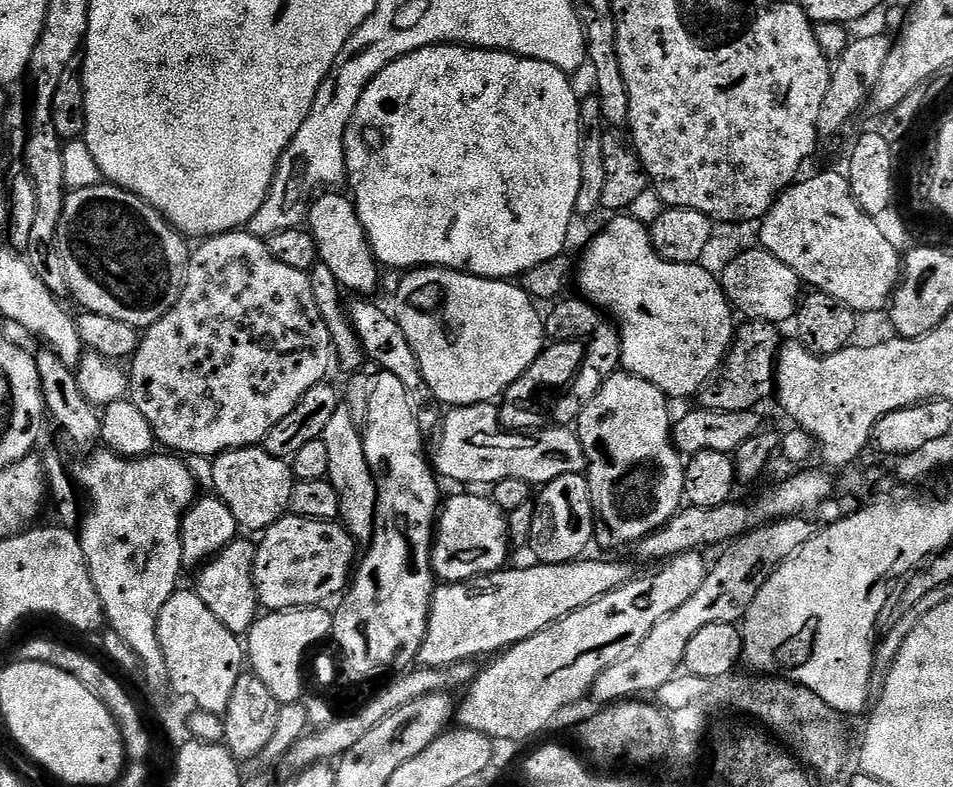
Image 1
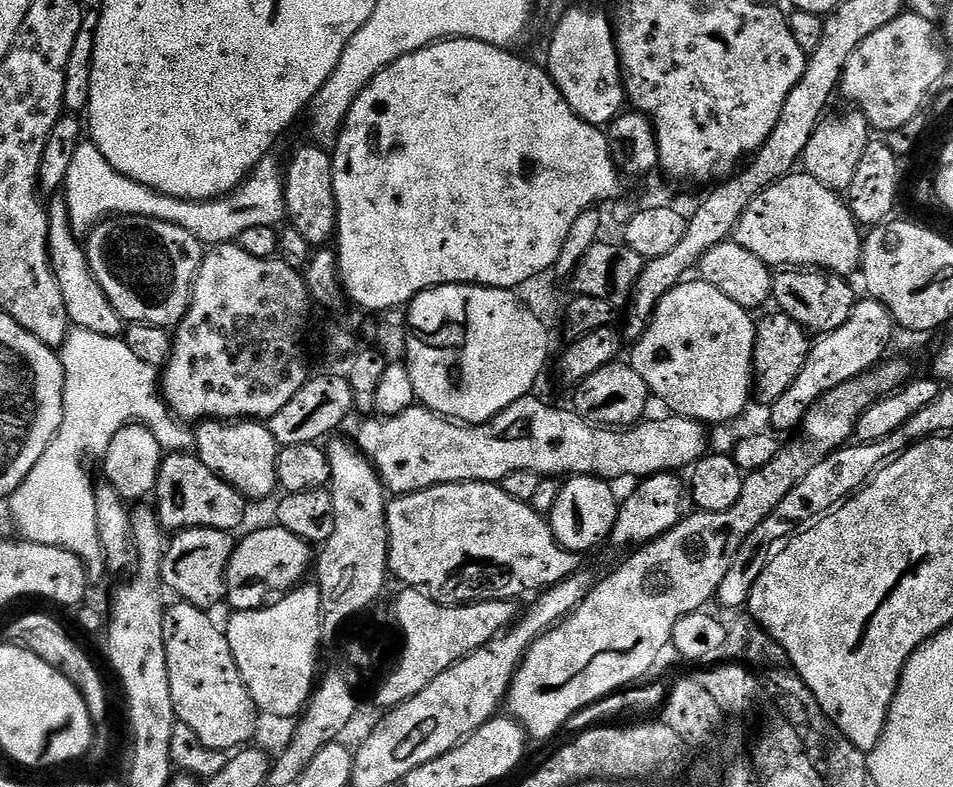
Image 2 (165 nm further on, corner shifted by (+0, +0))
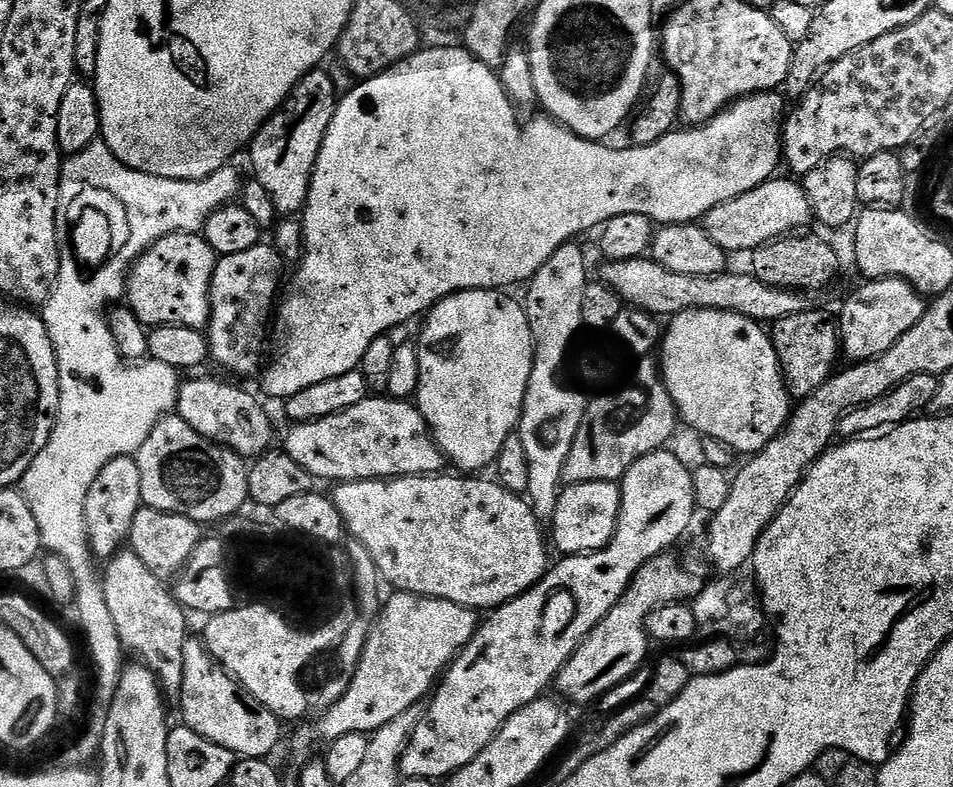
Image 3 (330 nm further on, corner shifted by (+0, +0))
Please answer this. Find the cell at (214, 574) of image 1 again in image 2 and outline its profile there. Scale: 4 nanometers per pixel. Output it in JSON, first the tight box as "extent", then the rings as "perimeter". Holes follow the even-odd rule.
{"extent":[160,528,237,610],"perimeter":[[[186,528],[177,532],[167,541],[164,561],[160,567],[163,587],[177,592],[179,599],[196,608],[212,610],[216,603],[225,599],[224,578],[228,573],[228,563],[237,541],[233,533],[213,528]]]}

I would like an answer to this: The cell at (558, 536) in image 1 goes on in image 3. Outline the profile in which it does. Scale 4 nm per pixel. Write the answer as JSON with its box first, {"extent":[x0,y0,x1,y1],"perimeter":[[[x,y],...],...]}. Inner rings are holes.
{"extent":[550,481,620,556],"perimeter":[[[594,481],[569,484],[561,491],[550,521],[550,536],[564,556],[600,552],[612,541],[620,522],[620,490],[619,483]]]}

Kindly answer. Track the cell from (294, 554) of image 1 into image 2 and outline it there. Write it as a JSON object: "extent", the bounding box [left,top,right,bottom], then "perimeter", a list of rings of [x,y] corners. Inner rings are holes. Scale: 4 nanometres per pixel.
{"extent":[224,526,314,612],"perimeter":[[[279,526],[271,527],[260,528],[249,536],[239,537],[224,578],[224,594],[229,609],[249,612],[262,608],[277,594],[297,587],[307,577],[304,576],[307,572],[309,575],[314,564],[314,552],[310,545],[298,538],[298,534],[290,534],[290,530]]]}

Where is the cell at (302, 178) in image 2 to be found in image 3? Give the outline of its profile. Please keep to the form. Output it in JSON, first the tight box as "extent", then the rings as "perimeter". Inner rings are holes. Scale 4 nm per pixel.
{"extent":[250,71,338,218],"perimeter":[[[324,71],[306,73],[284,107],[264,123],[250,145],[252,168],[256,171],[253,172],[254,178],[266,186],[266,194],[270,194],[277,213],[284,218],[303,213],[308,202],[312,171],[316,169],[320,147],[336,113],[338,89],[332,81],[332,72]]]}

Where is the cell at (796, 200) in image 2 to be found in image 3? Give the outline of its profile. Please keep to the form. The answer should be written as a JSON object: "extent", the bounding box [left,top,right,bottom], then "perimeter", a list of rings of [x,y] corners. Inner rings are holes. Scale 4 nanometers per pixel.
{"extent":[702,179,814,254],"perimeter":[[[780,179],[767,180],[762,186],[730,202],[714,206],[702,217],[702,227],[708,231],[710,238],[714,238],[714,242],[718,242],[718,246],[722,246],[729,254],[748,254],[761,248],[763,244],[770,244],[773,240],[789,235],[793,230],[807,229],[804,227],[814,220],[808,196],[795,179]]]}

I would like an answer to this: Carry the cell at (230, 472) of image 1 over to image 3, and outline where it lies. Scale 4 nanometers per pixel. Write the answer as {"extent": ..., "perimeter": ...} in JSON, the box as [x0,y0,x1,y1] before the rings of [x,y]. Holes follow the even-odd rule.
{"extent":[174,380,273,458],"perimeter":[[[188,380],[176,392],[174,412],[202,438],[229,448],[241,458],[262,456],[273,447],[272,420],[267,410],[236,384],[224,380]]]}

